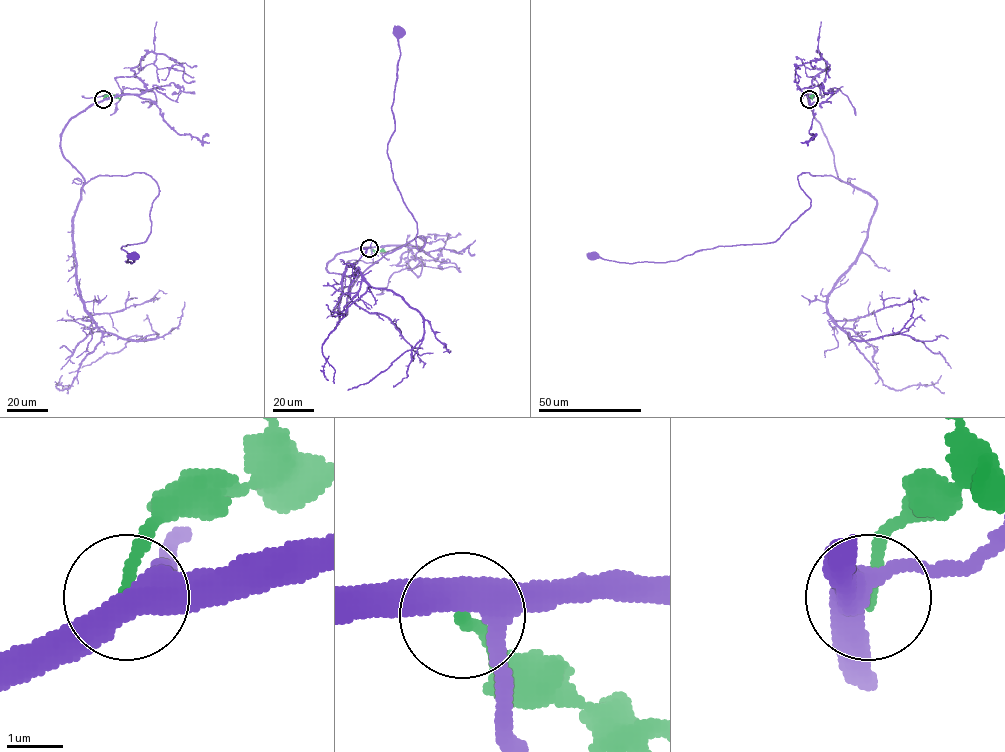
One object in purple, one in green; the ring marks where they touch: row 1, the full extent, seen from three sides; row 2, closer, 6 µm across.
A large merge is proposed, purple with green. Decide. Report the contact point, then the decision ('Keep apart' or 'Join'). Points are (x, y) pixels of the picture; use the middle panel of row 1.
Place: (369, 248). Keep apart

